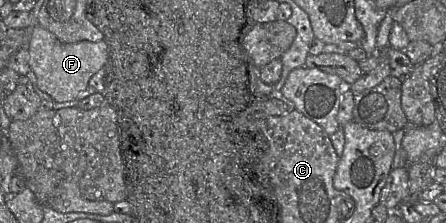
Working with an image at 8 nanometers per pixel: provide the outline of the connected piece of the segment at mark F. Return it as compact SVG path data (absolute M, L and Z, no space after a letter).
M36 25L31 32L29 66L36 75L39 89L49 94L54 102L76 100L78 94L89 87L92 76L105 68L108 59L109 48L104 40L64 44L54 34L39 25Z

